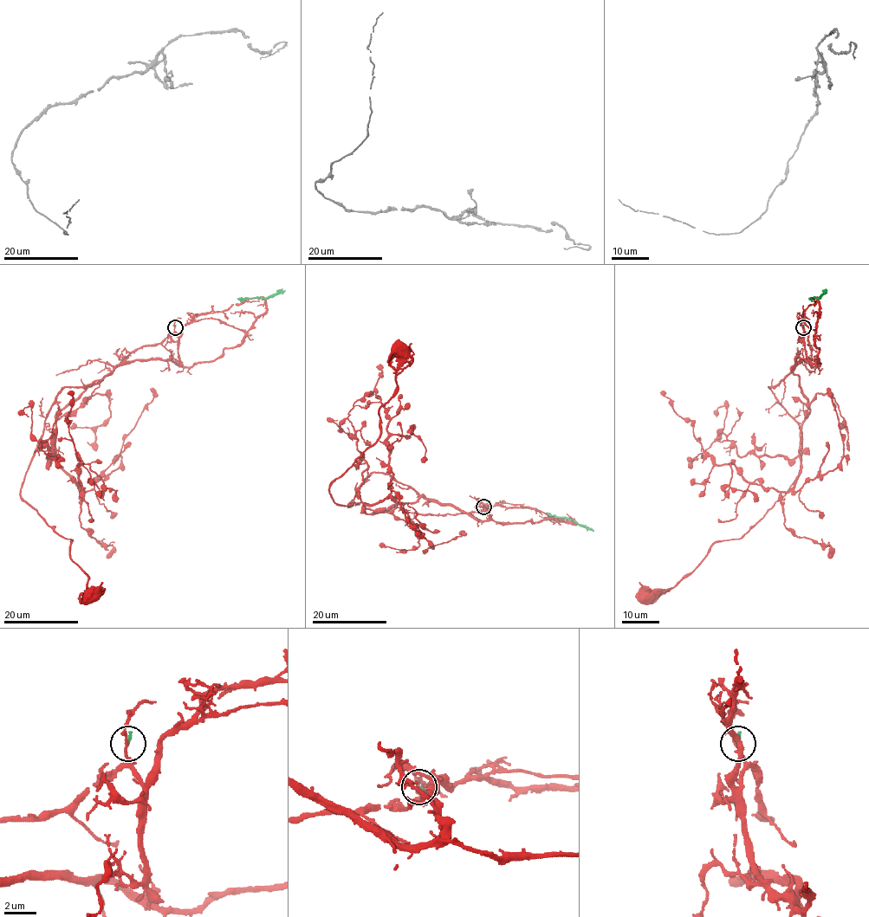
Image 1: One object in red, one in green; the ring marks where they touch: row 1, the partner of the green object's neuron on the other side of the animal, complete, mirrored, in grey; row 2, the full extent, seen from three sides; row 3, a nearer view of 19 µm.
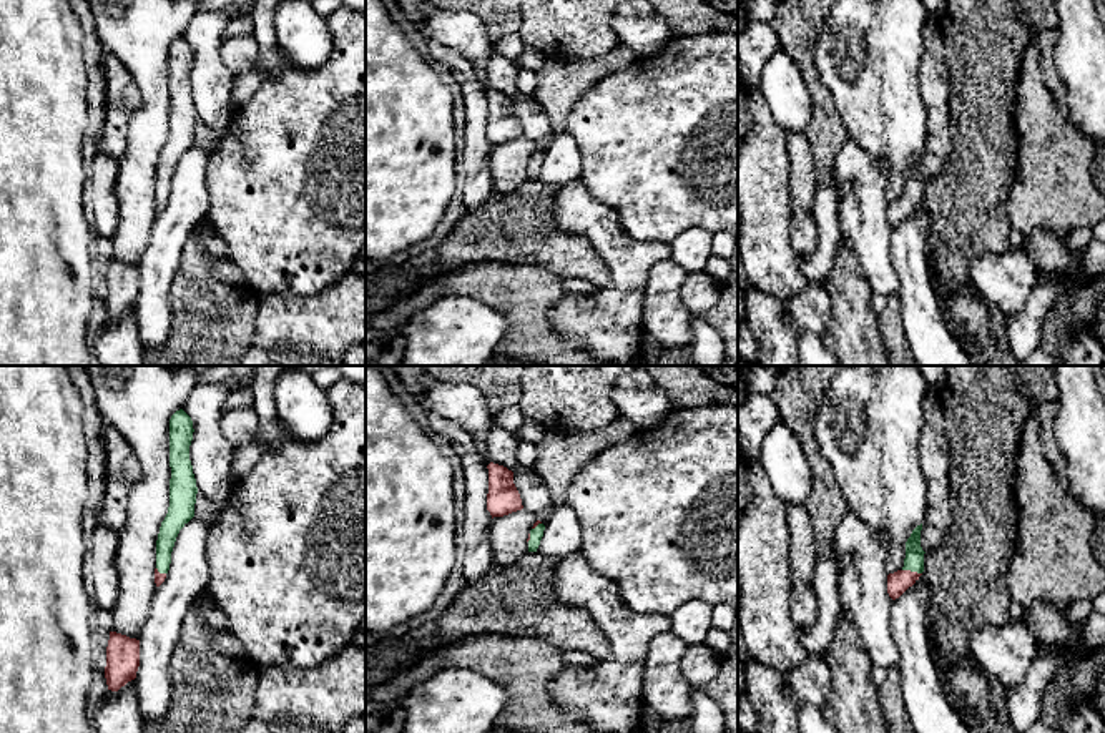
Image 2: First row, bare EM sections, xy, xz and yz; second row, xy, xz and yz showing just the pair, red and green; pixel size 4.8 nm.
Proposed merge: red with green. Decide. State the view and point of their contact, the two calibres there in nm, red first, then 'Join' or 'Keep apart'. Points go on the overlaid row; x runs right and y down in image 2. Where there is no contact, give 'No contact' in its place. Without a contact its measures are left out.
Touches red at yz (913, 572). Thickness 110 nm (red) against 100 nm. Keep apart

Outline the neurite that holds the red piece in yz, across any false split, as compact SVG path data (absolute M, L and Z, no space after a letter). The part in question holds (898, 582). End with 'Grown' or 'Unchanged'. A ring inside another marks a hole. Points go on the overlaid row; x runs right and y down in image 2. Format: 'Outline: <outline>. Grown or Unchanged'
Outline: M897 570L887 575L887 593L892 600L899 598L909 587L912 587L922 573L911 570Z. Unchanged

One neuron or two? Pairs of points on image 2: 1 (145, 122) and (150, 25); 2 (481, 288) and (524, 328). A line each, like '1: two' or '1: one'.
1: one
2: one

